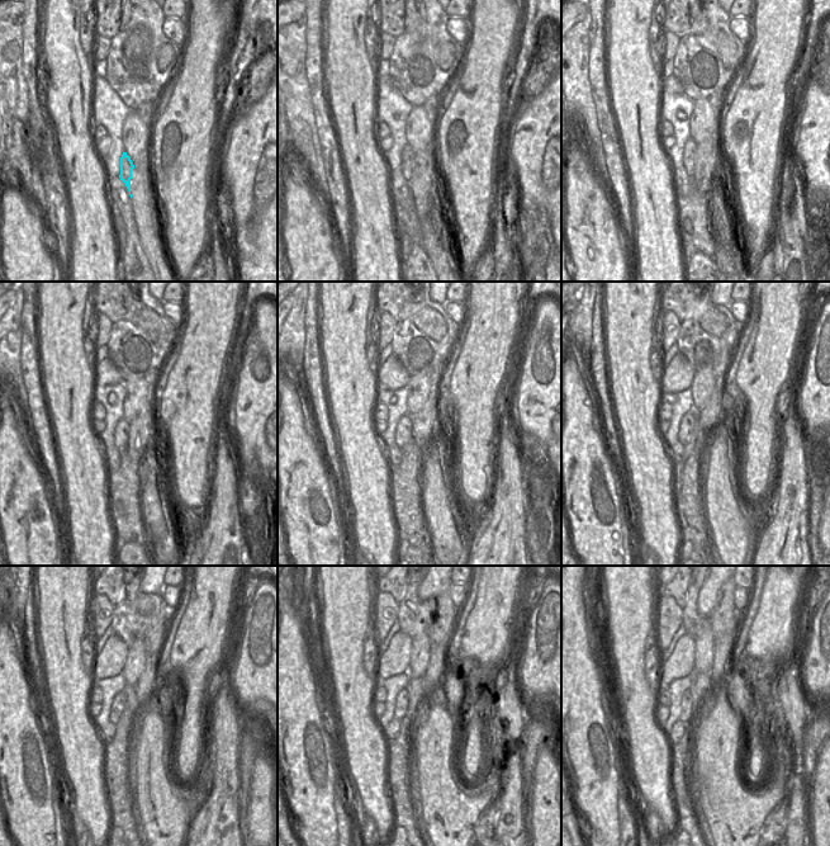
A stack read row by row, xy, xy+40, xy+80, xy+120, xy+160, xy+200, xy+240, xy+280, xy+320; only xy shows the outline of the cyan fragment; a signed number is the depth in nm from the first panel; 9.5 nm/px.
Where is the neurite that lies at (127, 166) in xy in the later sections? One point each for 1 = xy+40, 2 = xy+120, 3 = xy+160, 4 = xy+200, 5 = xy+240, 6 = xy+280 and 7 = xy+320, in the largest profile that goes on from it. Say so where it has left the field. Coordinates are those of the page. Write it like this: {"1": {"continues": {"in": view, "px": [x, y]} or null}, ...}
{"1": {"continues": {"in": "xy+40", "px": [407, 156]}}, "2": {"continues": {"in": "xy+120", "px": [122, 430]}}, "3": {"continues": {"in": "xy+160", "px": [404, 428]}}, "4": {"continues": {"in": "xy+200", "px": [689, 419]}}, "5": {"continues": {"in": "xy+240", "px": [118, 704]}}, "6": {"continues": {"in": "xy+280", "px": [402, 700]}}, "7": {"continues": {"in": "xy+320", "px": [687, 714]}}}

